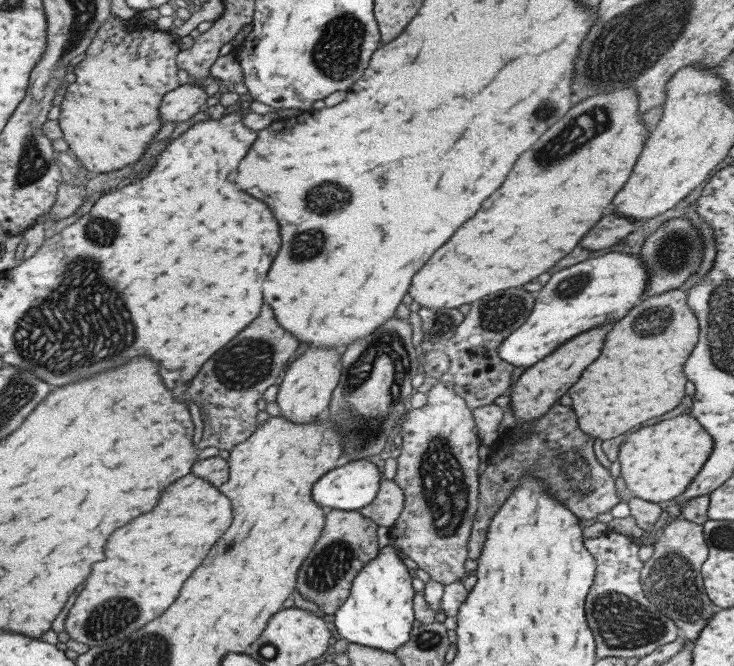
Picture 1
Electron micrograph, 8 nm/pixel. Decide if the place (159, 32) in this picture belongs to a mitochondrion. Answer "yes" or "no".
no

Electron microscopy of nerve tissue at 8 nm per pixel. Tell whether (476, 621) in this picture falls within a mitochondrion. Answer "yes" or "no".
no

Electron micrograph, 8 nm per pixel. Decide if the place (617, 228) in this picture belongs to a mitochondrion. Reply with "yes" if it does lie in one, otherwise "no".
no

